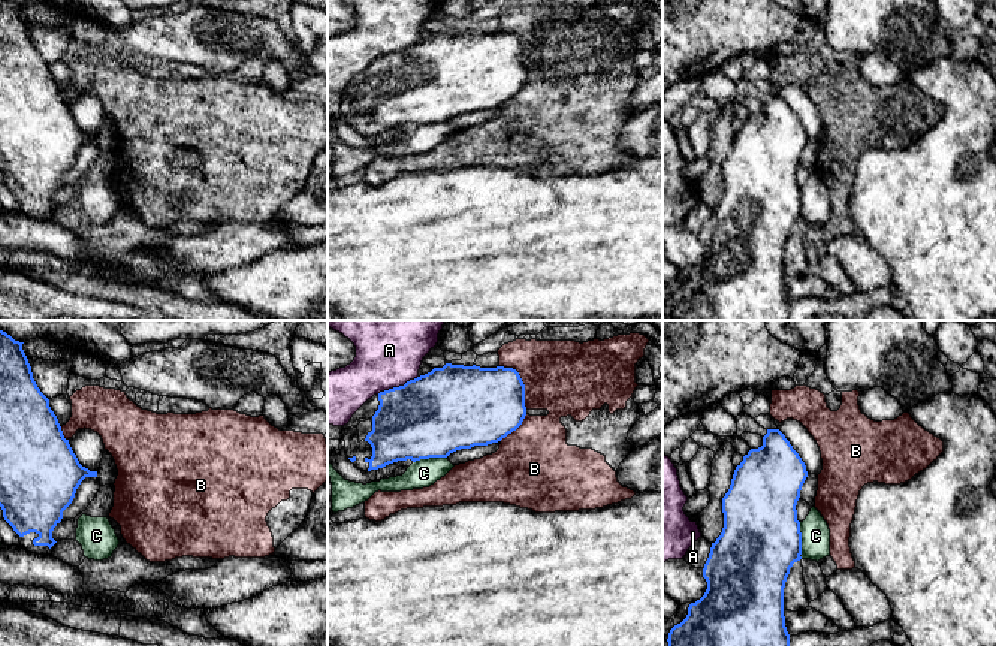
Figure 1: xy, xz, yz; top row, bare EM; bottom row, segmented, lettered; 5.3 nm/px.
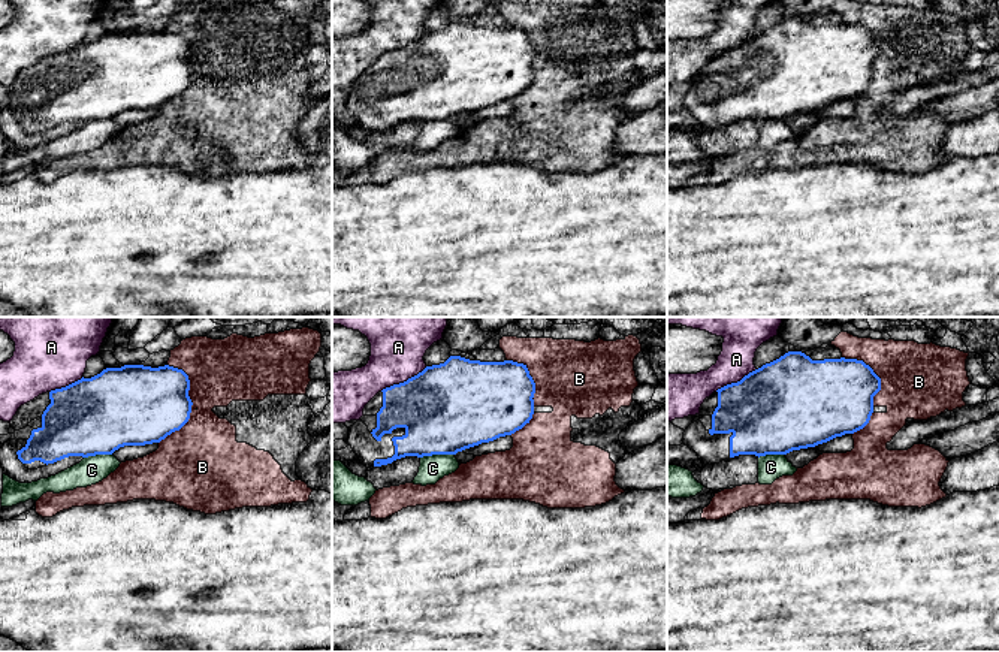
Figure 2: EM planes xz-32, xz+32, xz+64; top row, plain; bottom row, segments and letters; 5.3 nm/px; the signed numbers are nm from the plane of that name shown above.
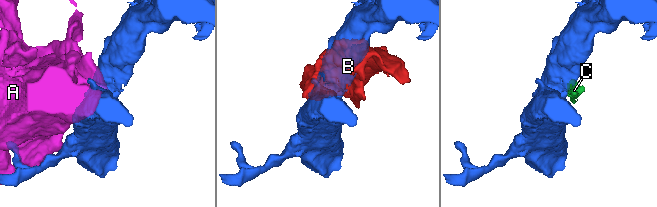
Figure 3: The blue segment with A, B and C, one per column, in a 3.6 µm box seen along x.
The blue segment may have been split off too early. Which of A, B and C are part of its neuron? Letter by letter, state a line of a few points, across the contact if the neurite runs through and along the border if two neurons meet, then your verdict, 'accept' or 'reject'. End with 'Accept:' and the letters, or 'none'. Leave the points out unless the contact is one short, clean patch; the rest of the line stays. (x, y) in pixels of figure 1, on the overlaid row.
A: reject
B: reject
C: line yz (799, 522), (802, 558); reject
Accept: none

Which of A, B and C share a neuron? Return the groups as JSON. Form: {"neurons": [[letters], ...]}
{"neurons": [["A"], ["B"], ["C"]]}

